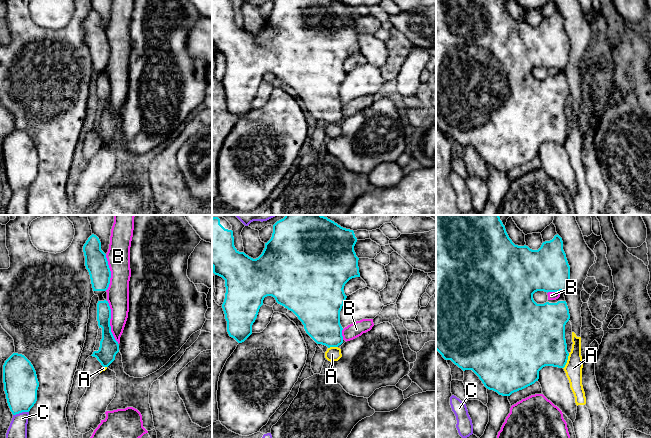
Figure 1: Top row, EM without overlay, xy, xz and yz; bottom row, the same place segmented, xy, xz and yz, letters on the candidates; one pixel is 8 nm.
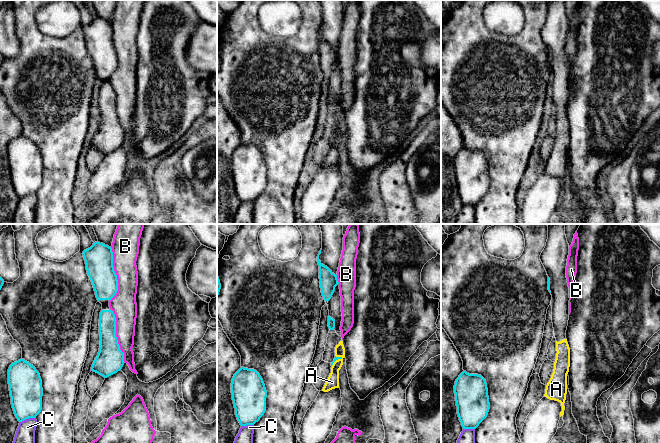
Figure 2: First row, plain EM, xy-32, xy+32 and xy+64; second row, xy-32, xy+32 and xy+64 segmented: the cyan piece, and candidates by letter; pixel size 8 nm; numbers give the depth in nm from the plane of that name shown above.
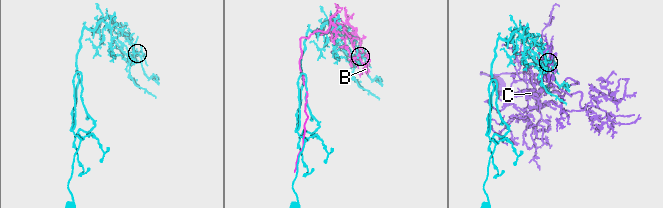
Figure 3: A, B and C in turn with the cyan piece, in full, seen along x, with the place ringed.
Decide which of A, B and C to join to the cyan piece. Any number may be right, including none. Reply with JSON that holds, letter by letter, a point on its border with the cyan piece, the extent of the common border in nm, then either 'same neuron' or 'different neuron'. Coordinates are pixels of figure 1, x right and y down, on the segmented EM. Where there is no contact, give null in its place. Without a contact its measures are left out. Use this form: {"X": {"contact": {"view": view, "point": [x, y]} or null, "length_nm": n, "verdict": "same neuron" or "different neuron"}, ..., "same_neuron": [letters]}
{"A": {"contact": {"view": "yz", "point": [566, 361]}, "length_nm": 140, "verdict": "different neuron"}, "B": {"contact": {"view": "xy", "point": [109, 322]}, "length_nm": 380, "verdict": "different neuron"}, "C": {"contact": {"view": "xy", "point": [20, 412]}, "length_nm": 130, "verdict": "different neuron"}, "same_neuron": []}

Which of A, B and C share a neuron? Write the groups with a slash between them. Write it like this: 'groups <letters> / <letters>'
groups A / B / C

